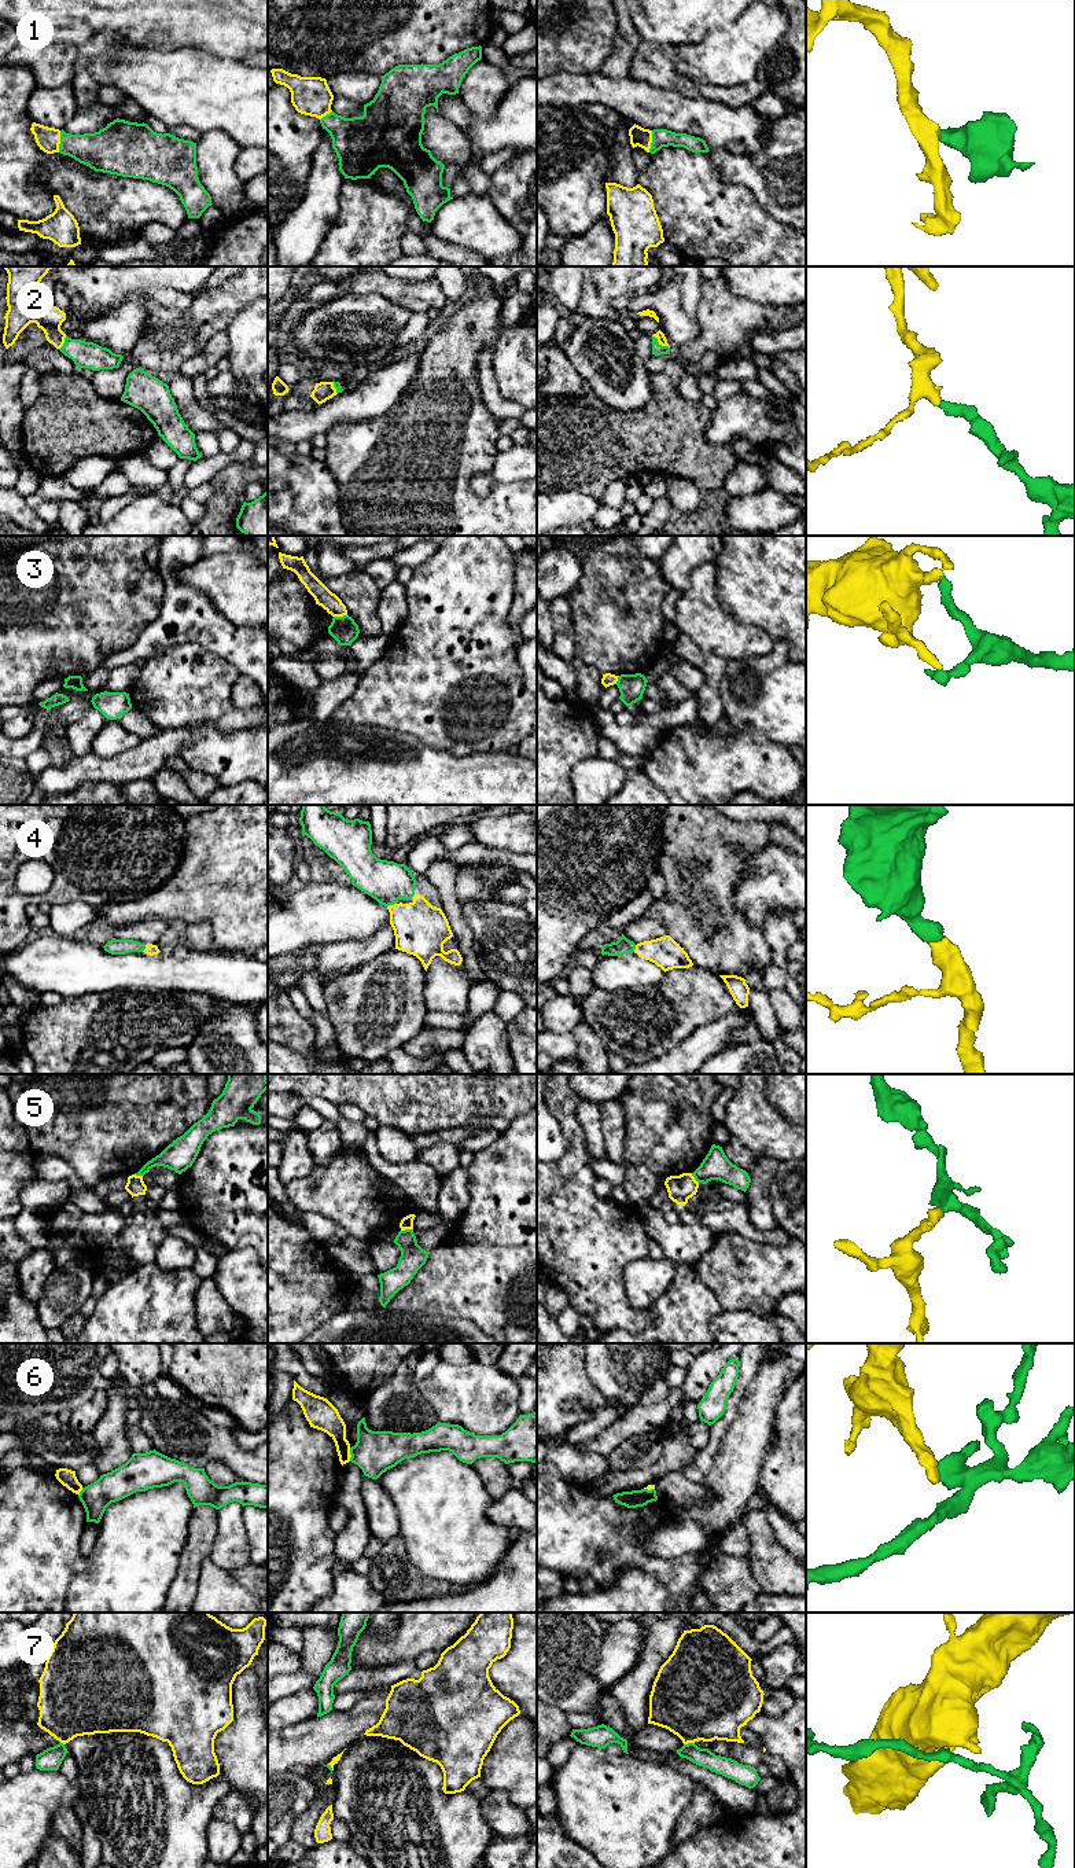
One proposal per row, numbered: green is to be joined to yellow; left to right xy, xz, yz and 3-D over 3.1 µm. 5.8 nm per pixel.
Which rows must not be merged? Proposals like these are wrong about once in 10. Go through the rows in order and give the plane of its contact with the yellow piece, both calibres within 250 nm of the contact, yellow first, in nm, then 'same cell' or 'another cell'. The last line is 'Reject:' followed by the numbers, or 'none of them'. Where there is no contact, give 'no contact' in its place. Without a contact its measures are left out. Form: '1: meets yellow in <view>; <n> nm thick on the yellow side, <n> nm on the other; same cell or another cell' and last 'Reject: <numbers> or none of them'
1: meets yellow in xy; 140 nm thick on the yellow side, 220 nm on the other; same cell
2: meets yellow in yz; 50 nm thick on the yellow side, 70 nm on the other; same cell
3: meets yellow in xz; 110 nm thick on the yellow side, 160 nm on the other; another cell
4: meets yellow in xz; 300 nm thick on the yellow side, 240 nm on the other; same cell
5: meets yellow in xz; 80 nm thick on the yellow side, 150 nm on the other; another cell
6: meets yellow in xz; 150 nm thick on the yellow side, 260 nm on the other; another cell
7: meets yellow in yz; 460 nm thick on the yellow side, 110 nm on the other; another cell
Reject: 3, 5, 6, 7

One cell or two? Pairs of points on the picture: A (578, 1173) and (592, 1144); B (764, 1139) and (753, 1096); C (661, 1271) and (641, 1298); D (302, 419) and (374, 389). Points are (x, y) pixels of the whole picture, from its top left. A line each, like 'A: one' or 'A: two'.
A: two
B: one
C: one
D: one

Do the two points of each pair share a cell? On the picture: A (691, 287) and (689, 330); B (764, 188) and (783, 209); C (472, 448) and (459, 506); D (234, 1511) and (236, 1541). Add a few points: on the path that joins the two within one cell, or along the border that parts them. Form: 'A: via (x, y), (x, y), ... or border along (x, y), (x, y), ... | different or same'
A: via (688, 298), (688, 319) | same
B: via (769, 194), (779, 203) | same
C: via (461, 462), (459, 492) | same
D: via (234, 1518), (234, 1534) | same

